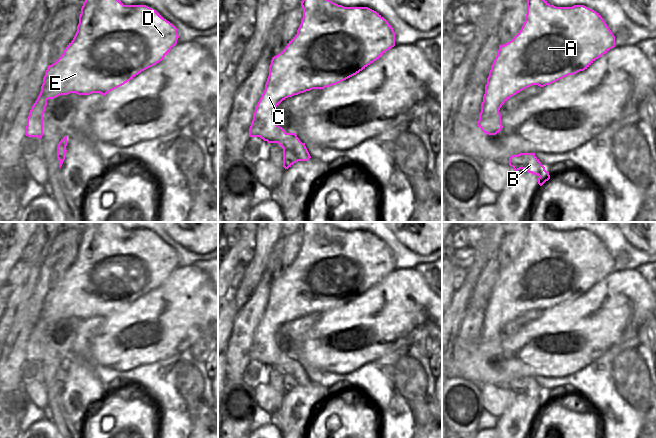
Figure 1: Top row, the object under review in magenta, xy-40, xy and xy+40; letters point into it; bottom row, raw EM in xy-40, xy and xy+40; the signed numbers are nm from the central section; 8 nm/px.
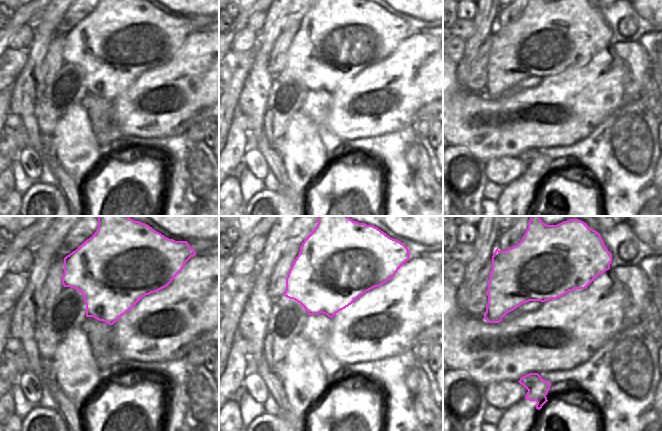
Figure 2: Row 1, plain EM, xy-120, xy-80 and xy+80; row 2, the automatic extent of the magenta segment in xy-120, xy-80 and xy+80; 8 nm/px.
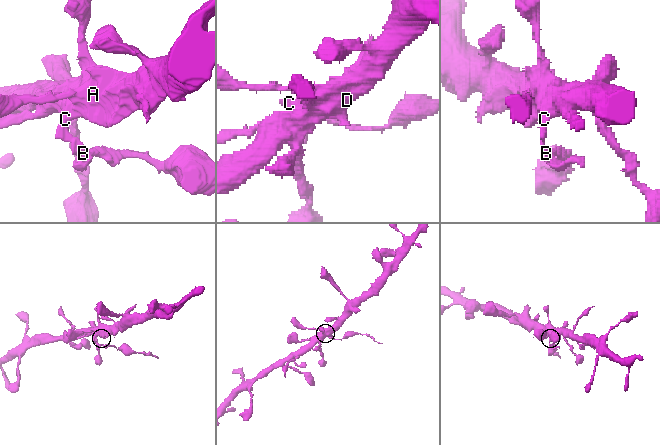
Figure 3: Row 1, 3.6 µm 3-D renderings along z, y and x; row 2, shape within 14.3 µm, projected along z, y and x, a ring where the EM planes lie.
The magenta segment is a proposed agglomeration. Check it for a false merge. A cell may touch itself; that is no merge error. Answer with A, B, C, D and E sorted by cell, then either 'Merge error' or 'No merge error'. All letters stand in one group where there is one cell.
Groups: A C D E / B. Merge error

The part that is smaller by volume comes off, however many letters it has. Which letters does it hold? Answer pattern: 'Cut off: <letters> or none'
Cut off: B

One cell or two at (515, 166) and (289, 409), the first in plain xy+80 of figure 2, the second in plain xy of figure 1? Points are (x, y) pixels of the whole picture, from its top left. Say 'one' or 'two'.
two

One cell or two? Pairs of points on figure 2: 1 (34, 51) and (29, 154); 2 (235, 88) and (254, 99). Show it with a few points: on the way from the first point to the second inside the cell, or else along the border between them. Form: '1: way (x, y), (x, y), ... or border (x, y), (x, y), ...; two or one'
1: border (25, 145), (36, 152); two
2: border (249, 69), (236, 105); two

